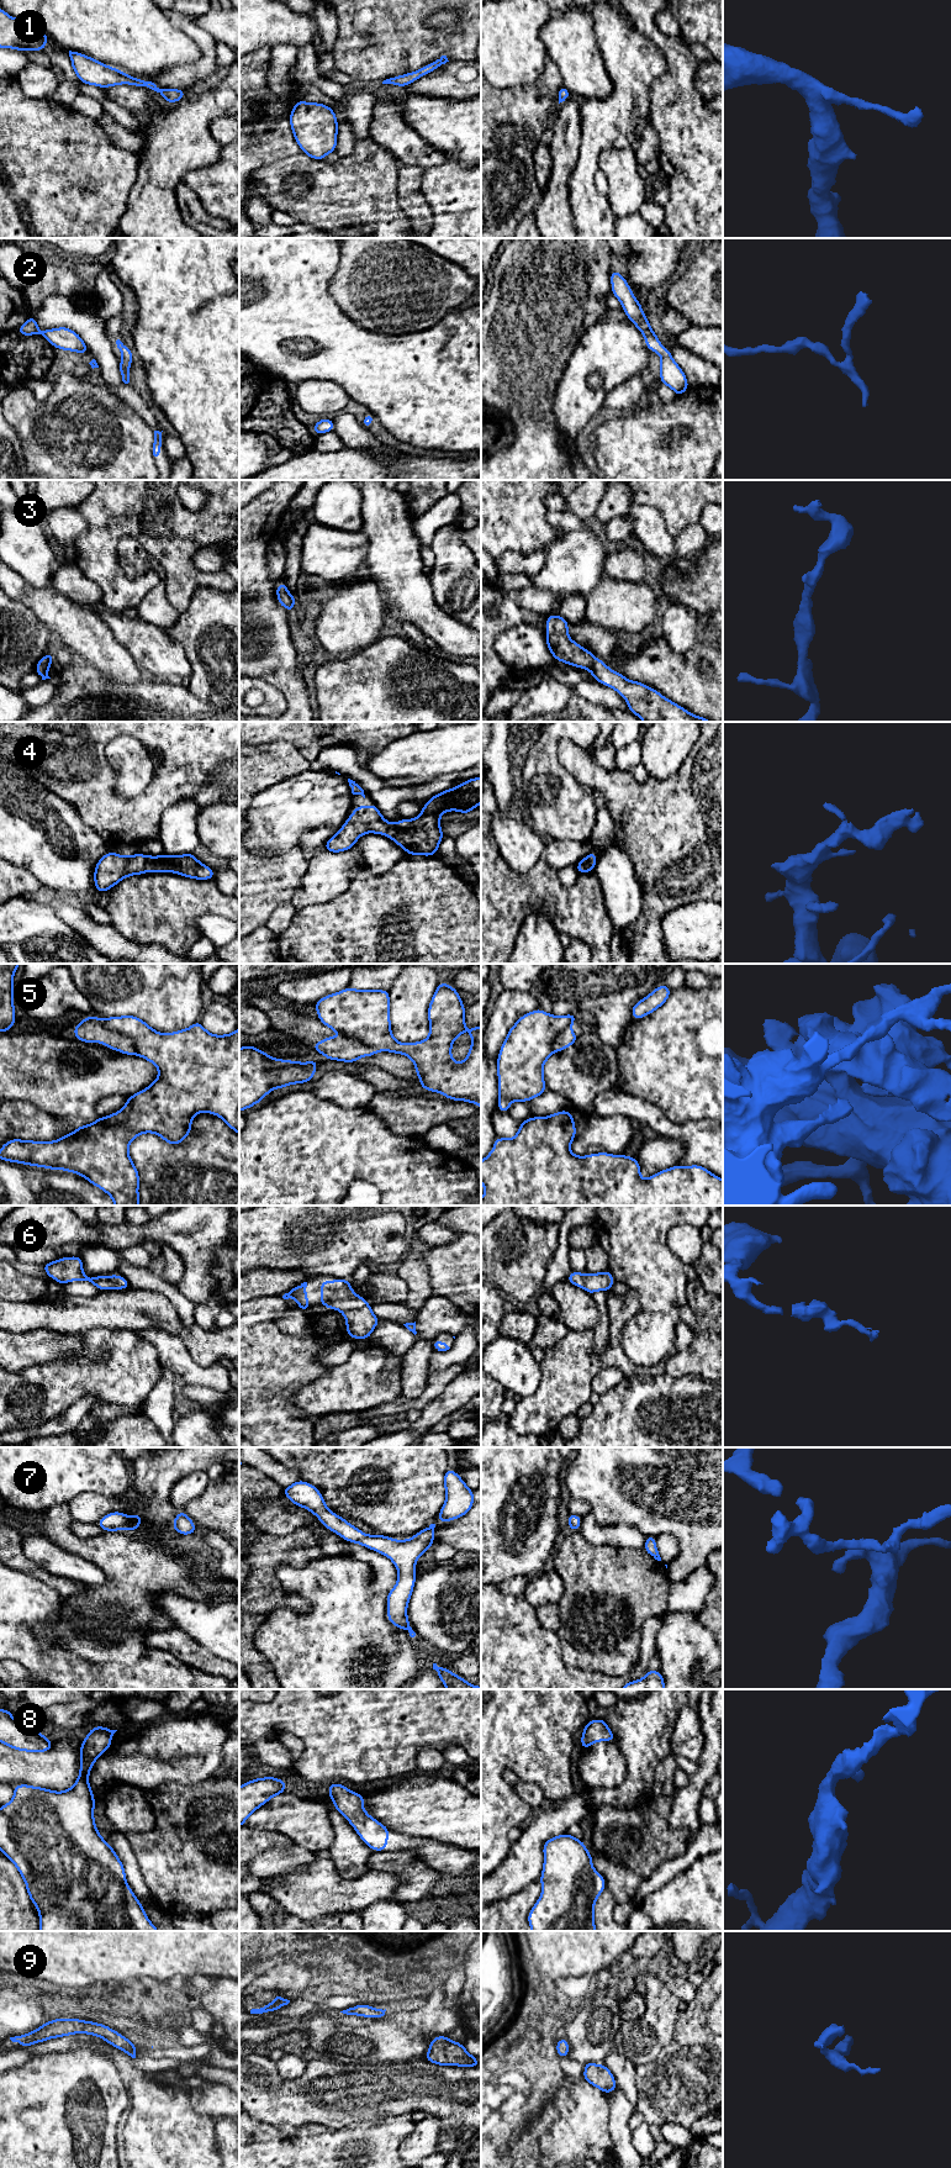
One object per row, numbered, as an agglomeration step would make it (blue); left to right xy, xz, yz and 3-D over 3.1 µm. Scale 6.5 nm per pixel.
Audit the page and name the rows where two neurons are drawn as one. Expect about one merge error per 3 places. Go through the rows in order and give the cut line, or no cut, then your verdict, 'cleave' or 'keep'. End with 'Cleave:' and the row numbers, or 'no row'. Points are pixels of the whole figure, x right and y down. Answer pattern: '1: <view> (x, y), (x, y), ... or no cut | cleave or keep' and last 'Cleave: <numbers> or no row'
1: no cut | keep
2: no cut | keep
3: no cut | keep
4: no cut | keep
5: xy (100, 1019), (109, 1028), (127, 1035), (133, 1043), (136, 1054) | cleave
6: no cut | keep
7: no cut | keep
8: no cut | keep
9: no cut | keep
Cleave: 5

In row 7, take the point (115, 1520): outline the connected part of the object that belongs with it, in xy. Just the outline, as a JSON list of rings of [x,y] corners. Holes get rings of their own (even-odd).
[[[112,1512],[102,1516],[96,1525],[104,1531],[128,1530],[133,1531],[142,1524],[142,1514],[138,1512],[136,1516],[131,1518],[125,1513]]]

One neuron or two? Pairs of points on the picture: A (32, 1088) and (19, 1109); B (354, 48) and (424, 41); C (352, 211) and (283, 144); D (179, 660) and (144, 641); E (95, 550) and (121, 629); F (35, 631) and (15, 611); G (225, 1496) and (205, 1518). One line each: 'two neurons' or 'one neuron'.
A: two neurons
B: one neuron
C: two neurons
D: one neuron
E: two neurons
F: one neuron
G: one neuron

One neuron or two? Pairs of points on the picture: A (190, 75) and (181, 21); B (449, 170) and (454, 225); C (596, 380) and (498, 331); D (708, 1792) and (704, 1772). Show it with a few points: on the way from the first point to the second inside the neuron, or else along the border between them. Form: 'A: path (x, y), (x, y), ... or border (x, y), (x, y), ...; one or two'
A: path (204, 62), (205, 43), (195, 33); one
B: path (449, 184), (456, 194), (456, 211); one
C: border (580, 339), (569, 358), (555, 393); two
D: border (709, 1779), (702, 1797); two

